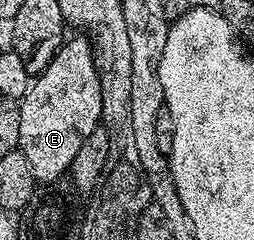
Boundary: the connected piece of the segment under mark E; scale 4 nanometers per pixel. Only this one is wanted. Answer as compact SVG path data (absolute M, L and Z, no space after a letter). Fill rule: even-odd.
M86 37L68 38L57 49L53 61L34 76L19 103L19 146L33 169L33 177L43 185L66 176L73 165L73 157L81 150L85 137L100 126L101 81L97 77L91 40Z

